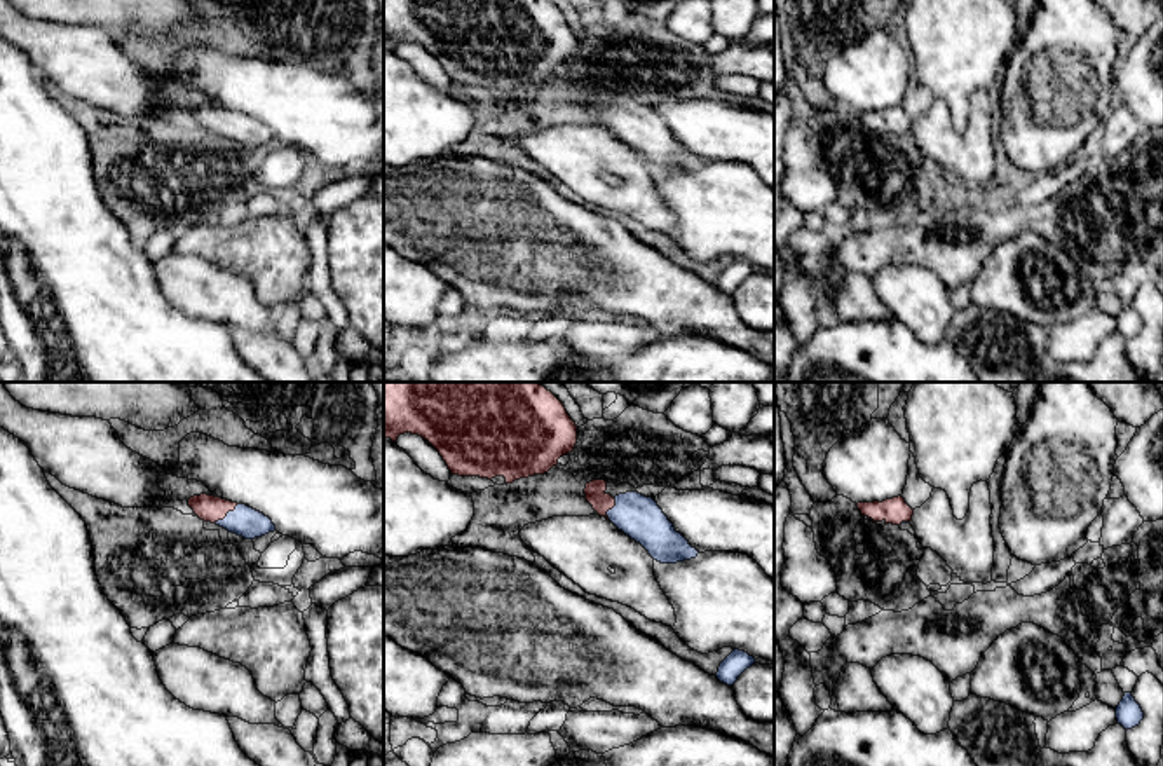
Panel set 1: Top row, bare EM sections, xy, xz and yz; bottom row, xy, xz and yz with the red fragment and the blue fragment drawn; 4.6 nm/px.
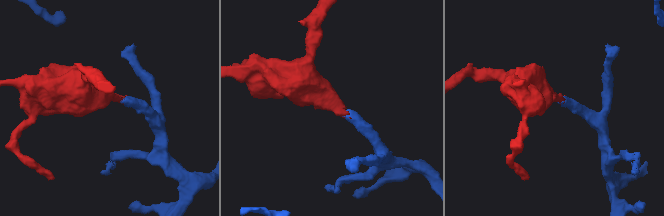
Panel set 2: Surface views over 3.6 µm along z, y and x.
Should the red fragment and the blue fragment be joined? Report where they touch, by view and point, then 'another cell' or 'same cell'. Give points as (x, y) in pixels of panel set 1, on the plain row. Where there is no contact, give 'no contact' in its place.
meets red in xy at (225, 124); same cell

